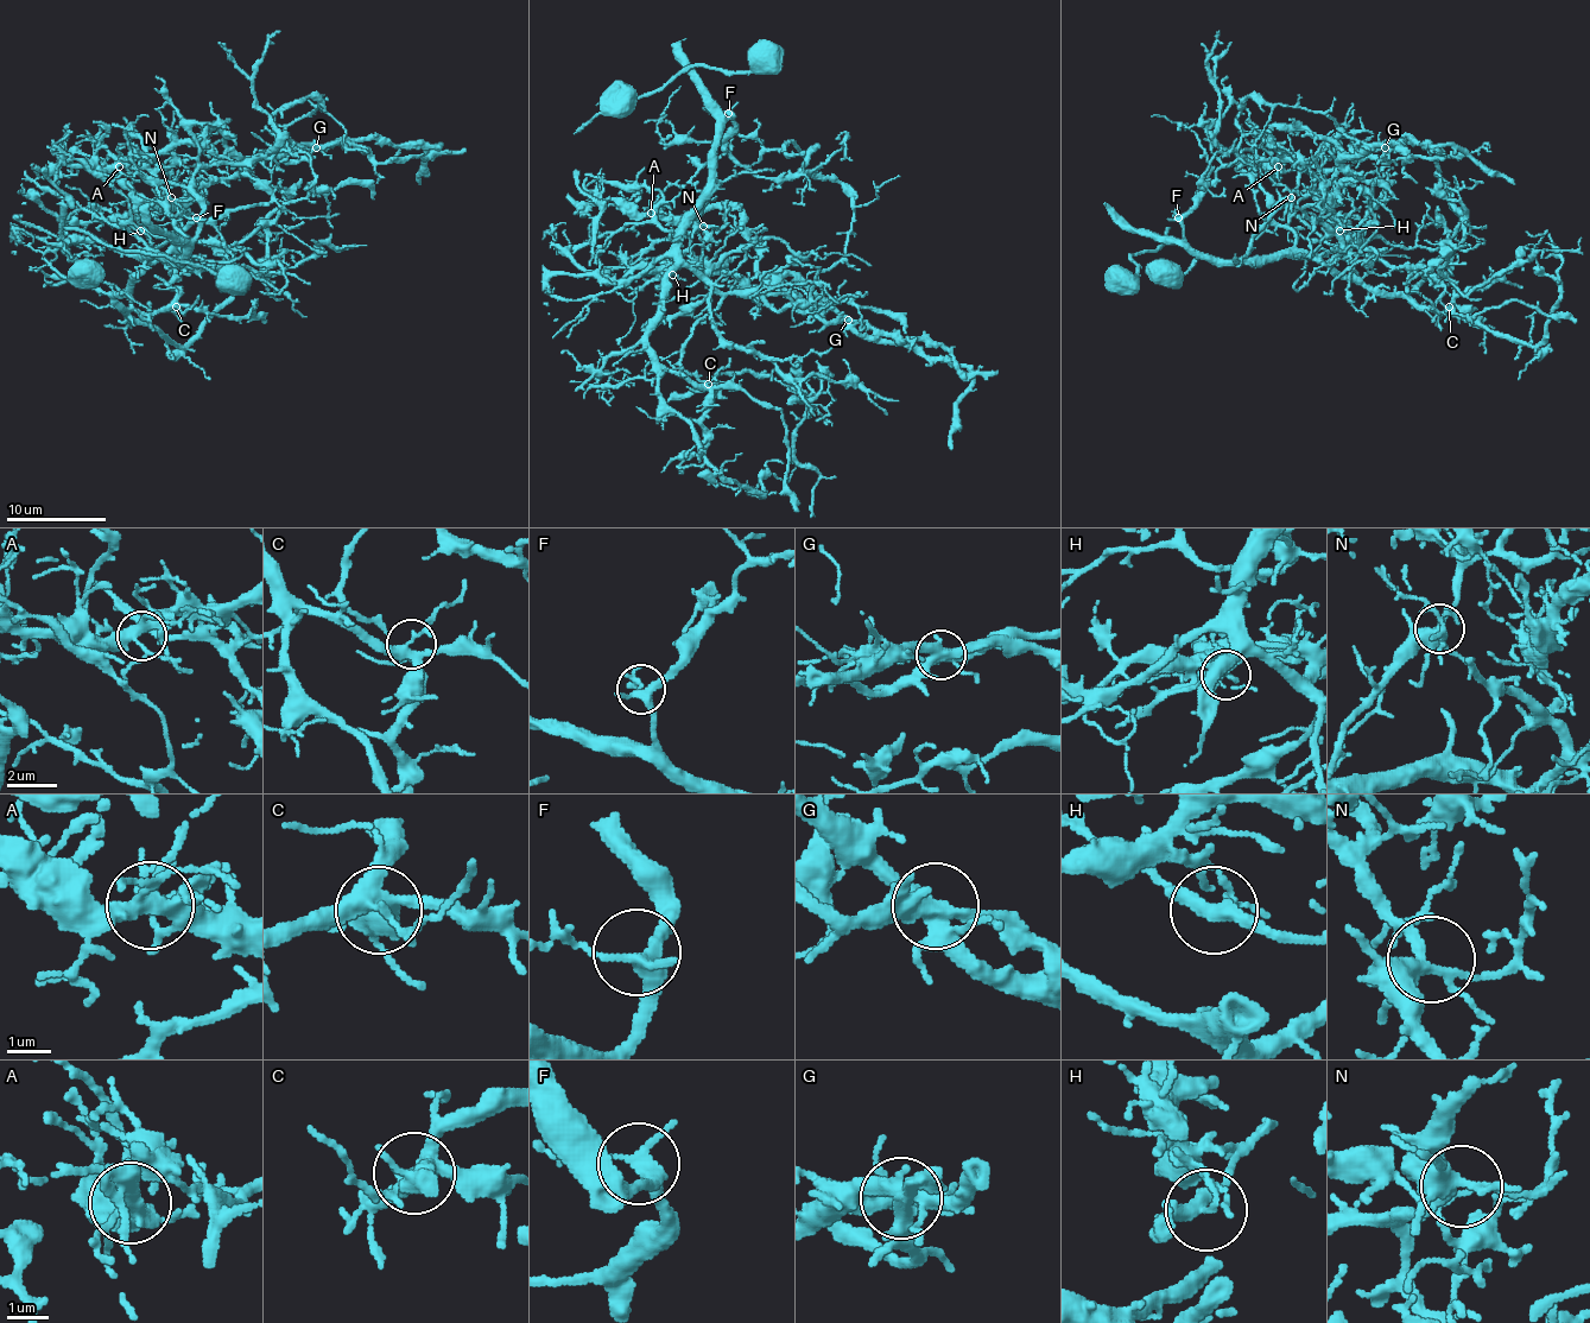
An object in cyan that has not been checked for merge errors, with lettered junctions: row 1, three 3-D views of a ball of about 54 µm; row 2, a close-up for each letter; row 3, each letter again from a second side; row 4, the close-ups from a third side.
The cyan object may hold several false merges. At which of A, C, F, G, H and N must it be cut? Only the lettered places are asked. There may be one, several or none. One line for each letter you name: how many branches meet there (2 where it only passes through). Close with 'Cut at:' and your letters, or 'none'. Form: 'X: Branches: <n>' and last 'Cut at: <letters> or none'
G: Branches: 7
H: Branches: 4
Cut at: G, H

